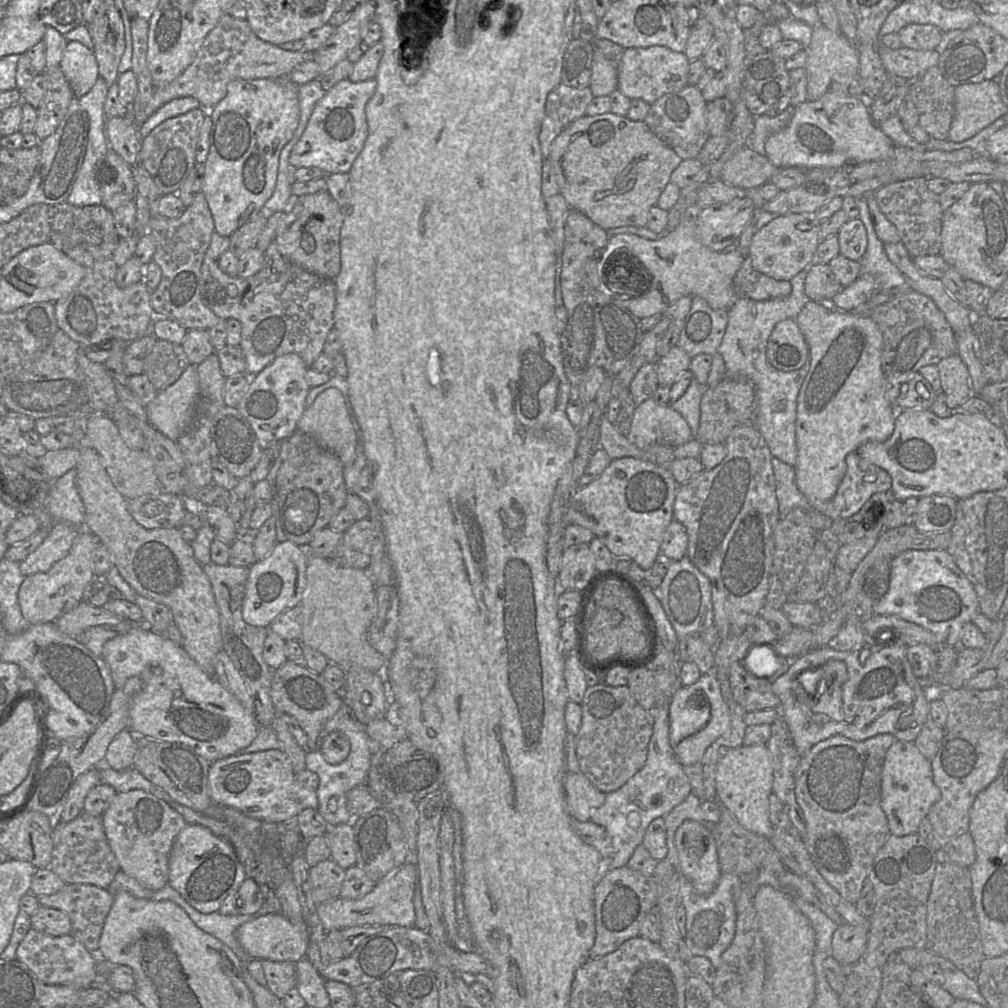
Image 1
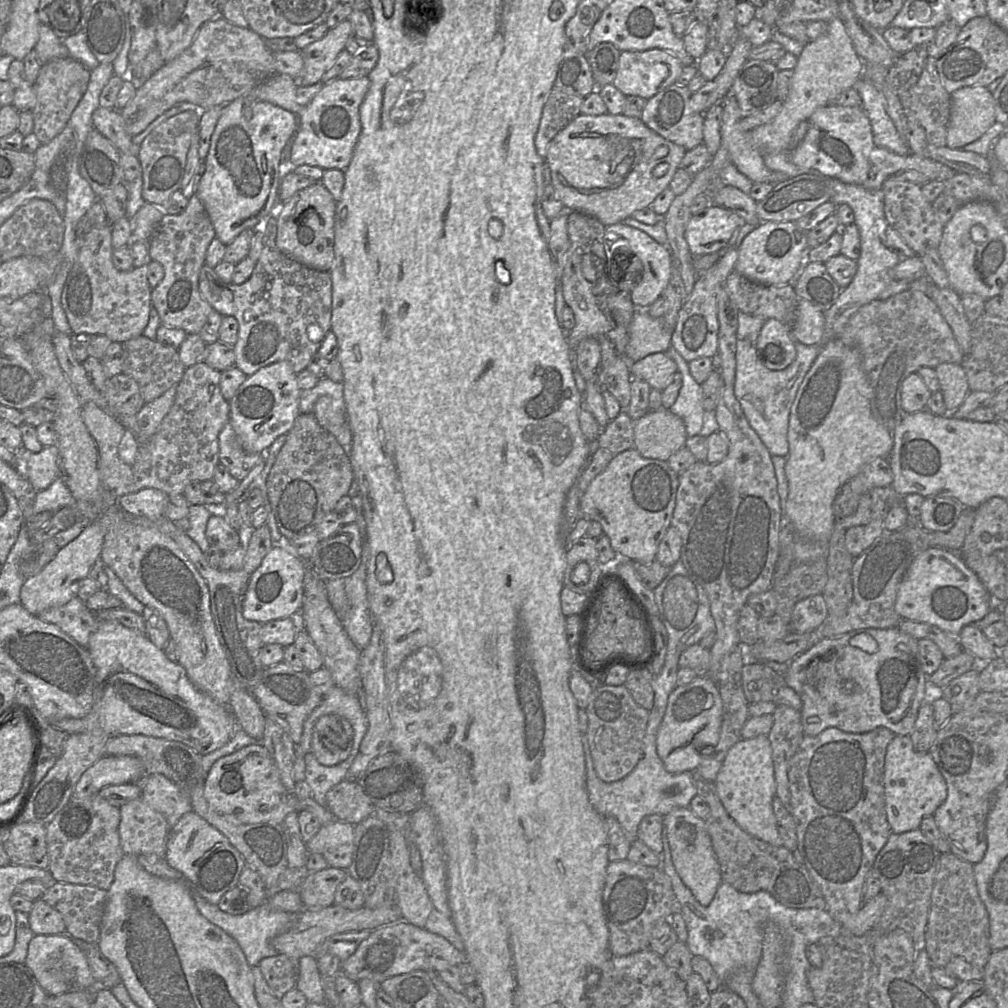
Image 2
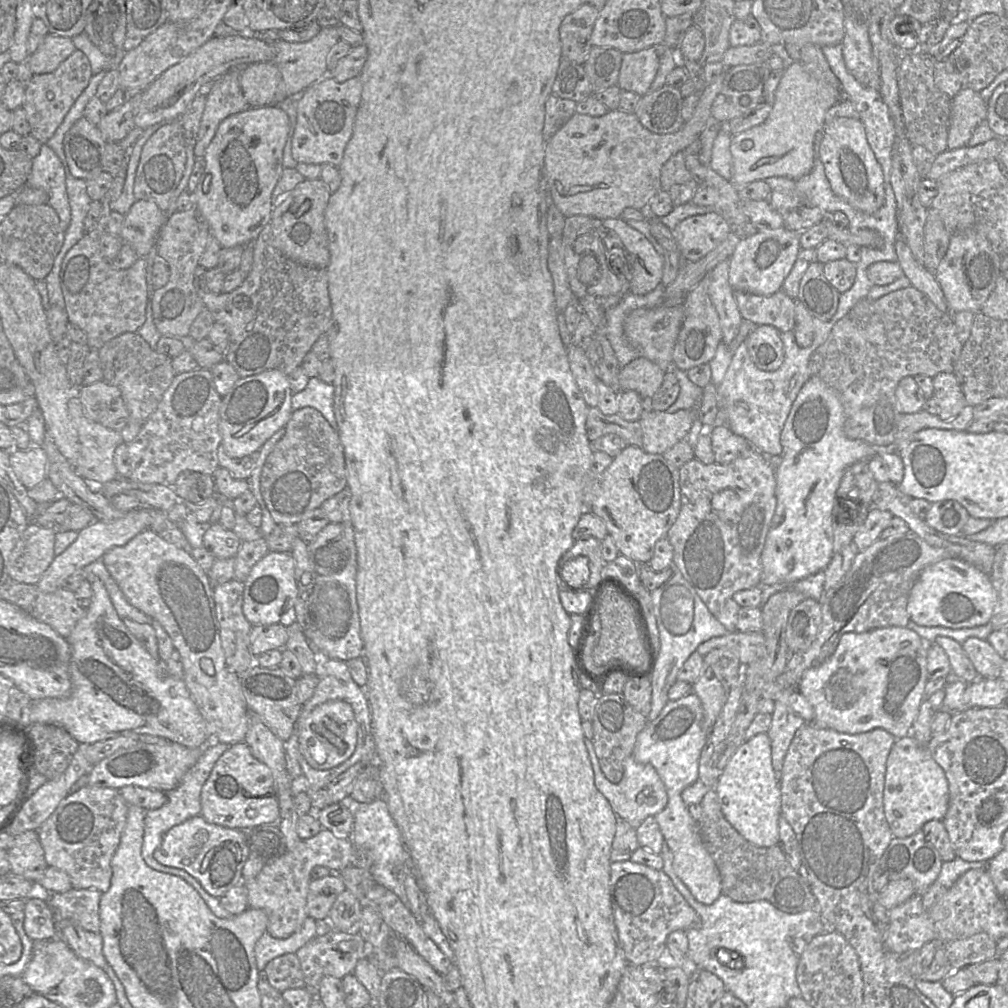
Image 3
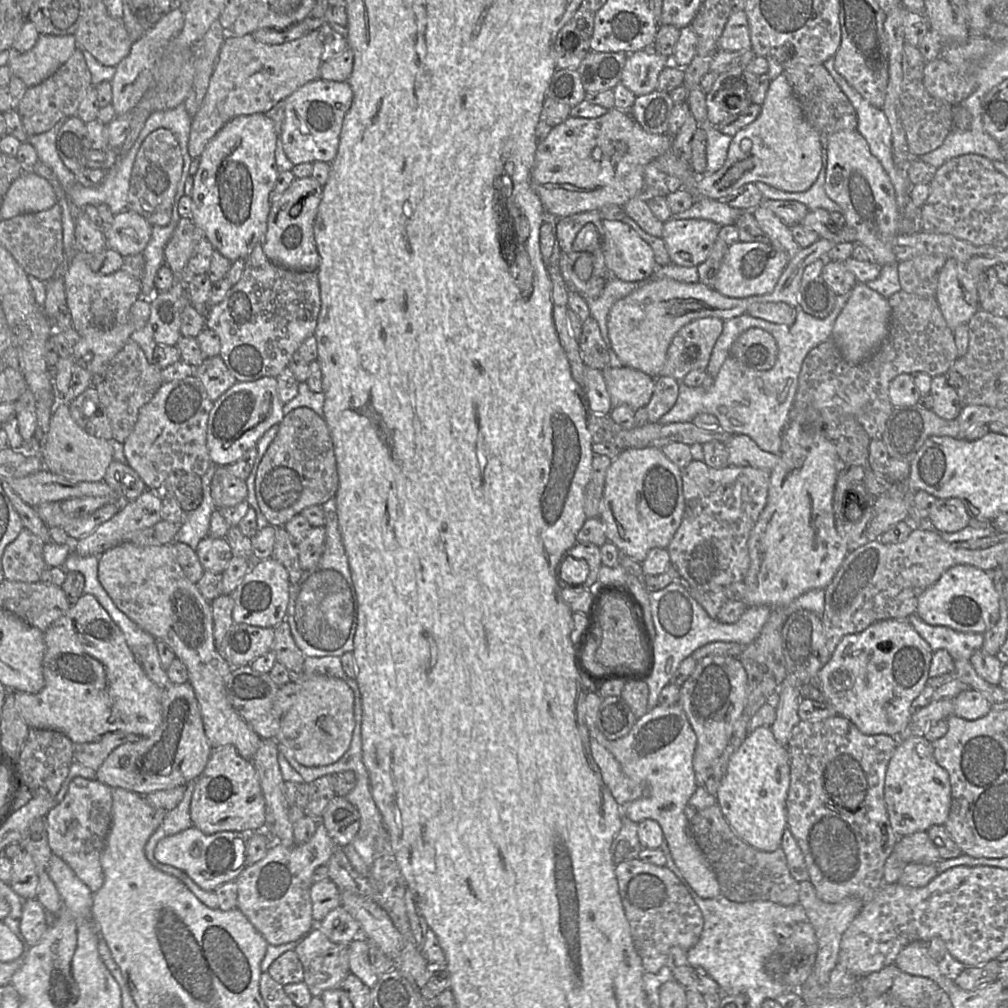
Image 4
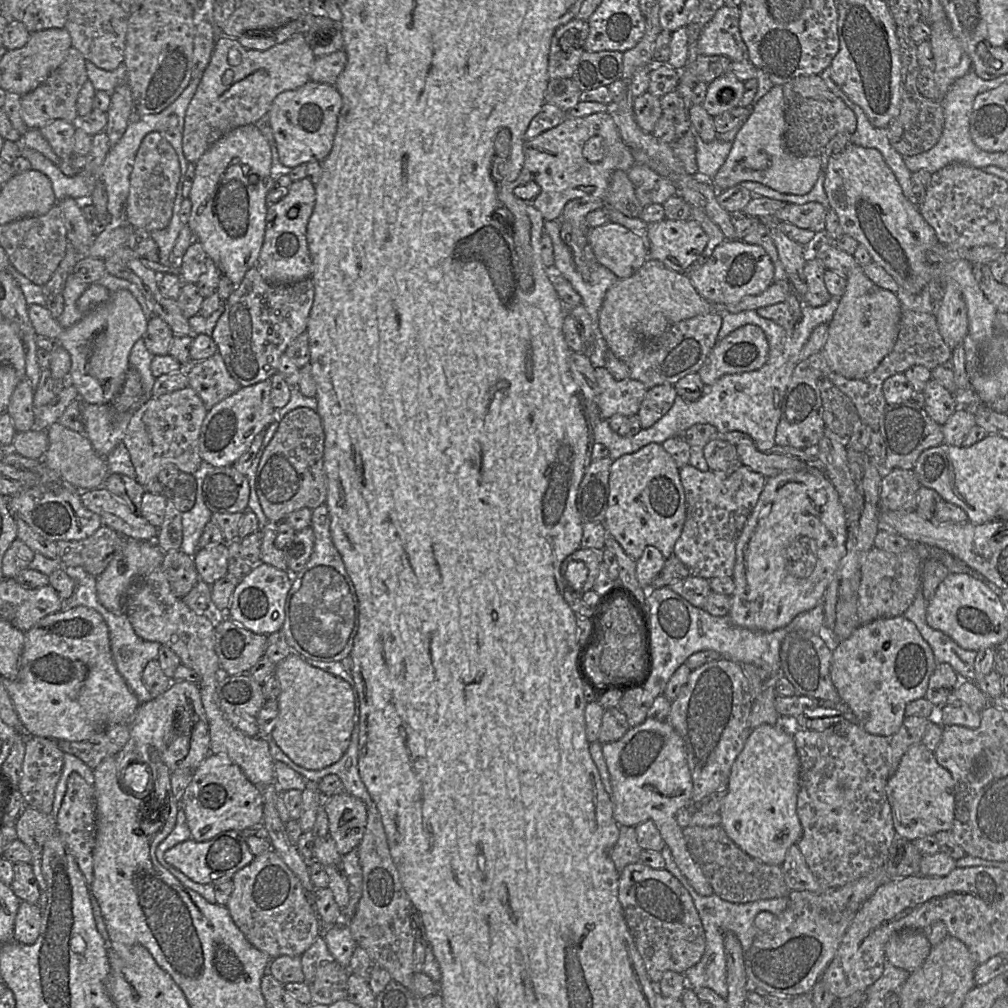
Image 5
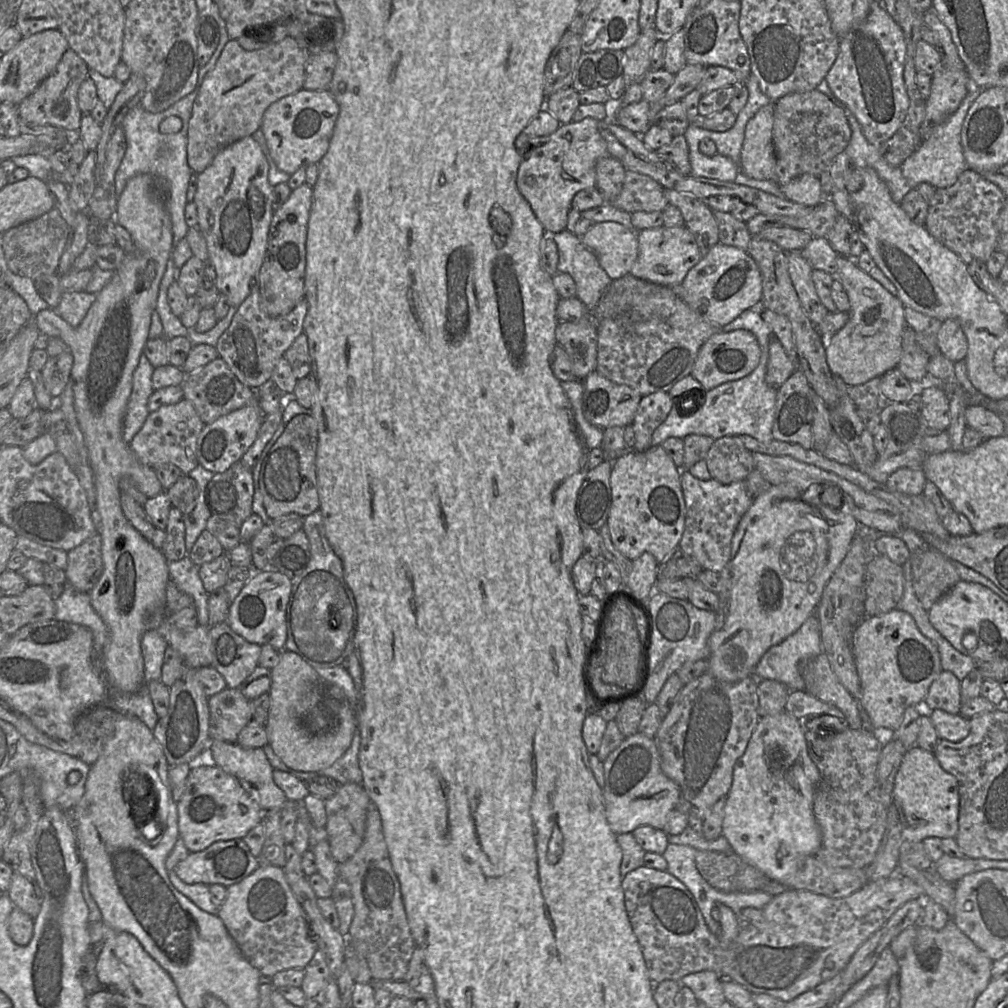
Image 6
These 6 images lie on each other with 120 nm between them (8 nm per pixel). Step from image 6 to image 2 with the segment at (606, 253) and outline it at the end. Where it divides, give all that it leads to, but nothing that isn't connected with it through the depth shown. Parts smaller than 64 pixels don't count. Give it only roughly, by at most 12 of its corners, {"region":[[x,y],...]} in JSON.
{"region":[[623,223],[605,226],[633,254],[630,292],[646,309],[669,283],[673,257],[645,232]]}

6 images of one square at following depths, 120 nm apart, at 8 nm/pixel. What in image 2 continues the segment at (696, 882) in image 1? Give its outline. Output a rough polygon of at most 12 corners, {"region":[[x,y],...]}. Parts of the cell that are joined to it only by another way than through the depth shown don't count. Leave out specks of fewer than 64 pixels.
{"region":[[663,818],[674,867],[702,906],[722,883],[706,822]]}

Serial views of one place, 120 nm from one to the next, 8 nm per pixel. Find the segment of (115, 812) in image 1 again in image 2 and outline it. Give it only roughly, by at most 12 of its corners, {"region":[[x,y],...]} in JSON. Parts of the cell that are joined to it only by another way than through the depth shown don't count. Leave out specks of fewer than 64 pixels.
{"region":[[142,797],[120,807],[124,854],[165,858],[170,827]]}

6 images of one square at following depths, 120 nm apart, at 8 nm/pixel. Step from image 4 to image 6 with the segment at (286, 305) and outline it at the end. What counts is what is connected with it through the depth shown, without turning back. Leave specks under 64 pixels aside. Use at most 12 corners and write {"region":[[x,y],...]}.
{"region":[[254,285],[215,348],[256,390],[303,333],[303,298],[272,317]]}

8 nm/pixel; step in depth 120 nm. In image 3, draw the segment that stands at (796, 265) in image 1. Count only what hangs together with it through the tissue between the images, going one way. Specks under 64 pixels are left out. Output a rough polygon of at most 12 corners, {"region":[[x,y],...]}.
{"region":[[786,226],[741,239],[729,260],[734,291],[781,290],[801,250]]}

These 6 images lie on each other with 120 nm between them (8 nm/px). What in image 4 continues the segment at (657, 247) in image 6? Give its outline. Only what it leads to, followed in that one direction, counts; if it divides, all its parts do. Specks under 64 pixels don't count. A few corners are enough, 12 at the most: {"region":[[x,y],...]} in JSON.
{"region":[[670,218],[662,240],[672,264],[698,267],[721,226]]}

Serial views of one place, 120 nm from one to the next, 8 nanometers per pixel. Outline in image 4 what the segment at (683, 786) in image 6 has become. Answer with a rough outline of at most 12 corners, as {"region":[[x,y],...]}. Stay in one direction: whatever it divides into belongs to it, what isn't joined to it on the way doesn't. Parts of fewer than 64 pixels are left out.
{"region":[[725,655],[697,661],[678,704],[697,737],[697,786],[746,705],[747,675]]}

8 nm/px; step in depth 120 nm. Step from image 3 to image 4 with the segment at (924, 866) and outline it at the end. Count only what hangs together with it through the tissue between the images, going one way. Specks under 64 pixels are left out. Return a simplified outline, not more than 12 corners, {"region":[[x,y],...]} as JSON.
{"region":[[926,831],[899,837],[891,854],[905,864],[941,859]]}

